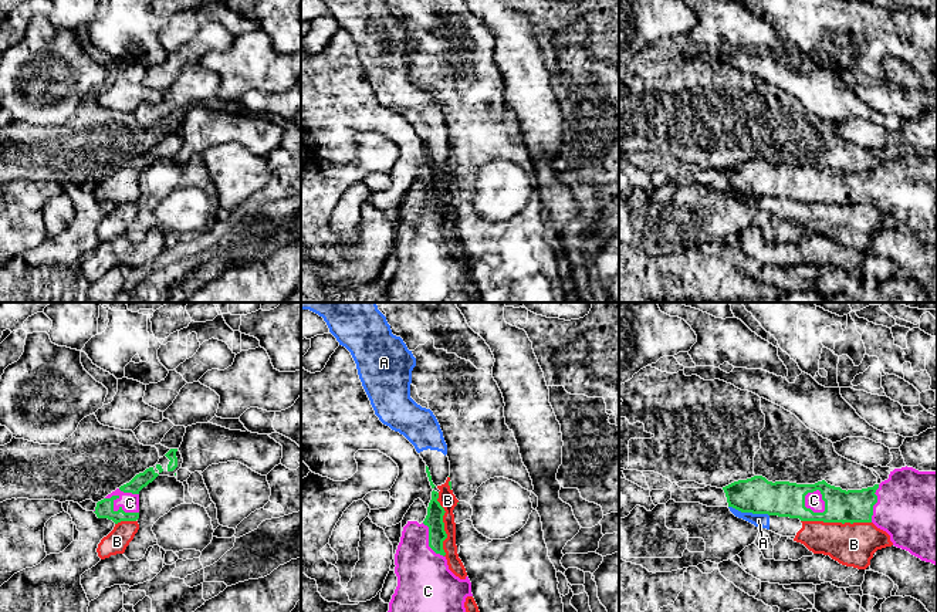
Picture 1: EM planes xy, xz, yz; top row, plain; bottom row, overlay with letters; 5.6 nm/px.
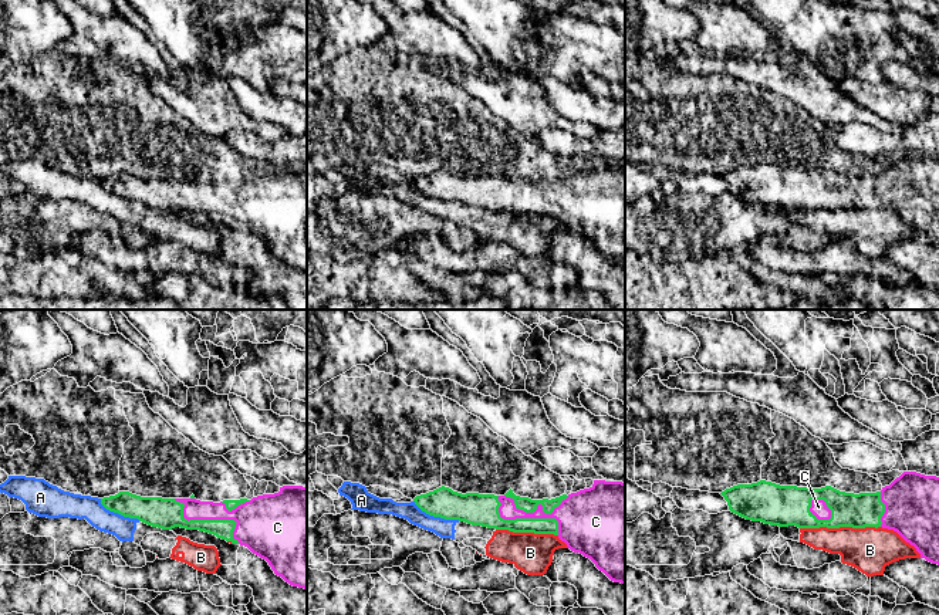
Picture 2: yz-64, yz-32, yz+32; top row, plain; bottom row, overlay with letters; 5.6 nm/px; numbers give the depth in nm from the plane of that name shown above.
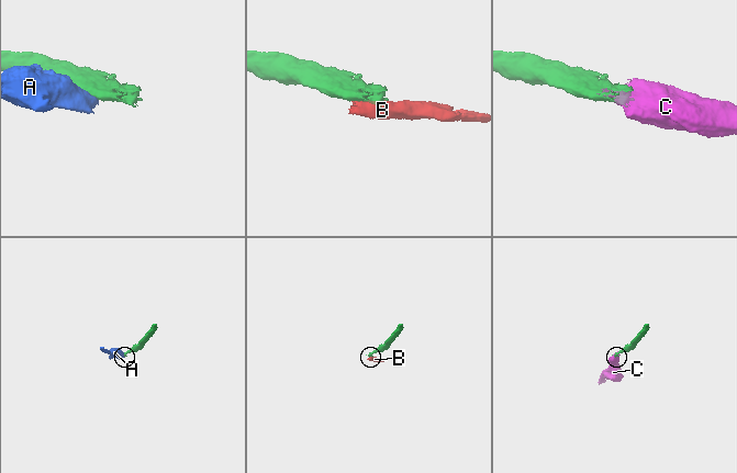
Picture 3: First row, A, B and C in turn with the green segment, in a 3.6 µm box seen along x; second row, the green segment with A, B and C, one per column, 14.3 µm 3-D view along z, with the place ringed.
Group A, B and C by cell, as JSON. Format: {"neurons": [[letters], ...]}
{"neurons": [["A", "B"], ["C"]]}

